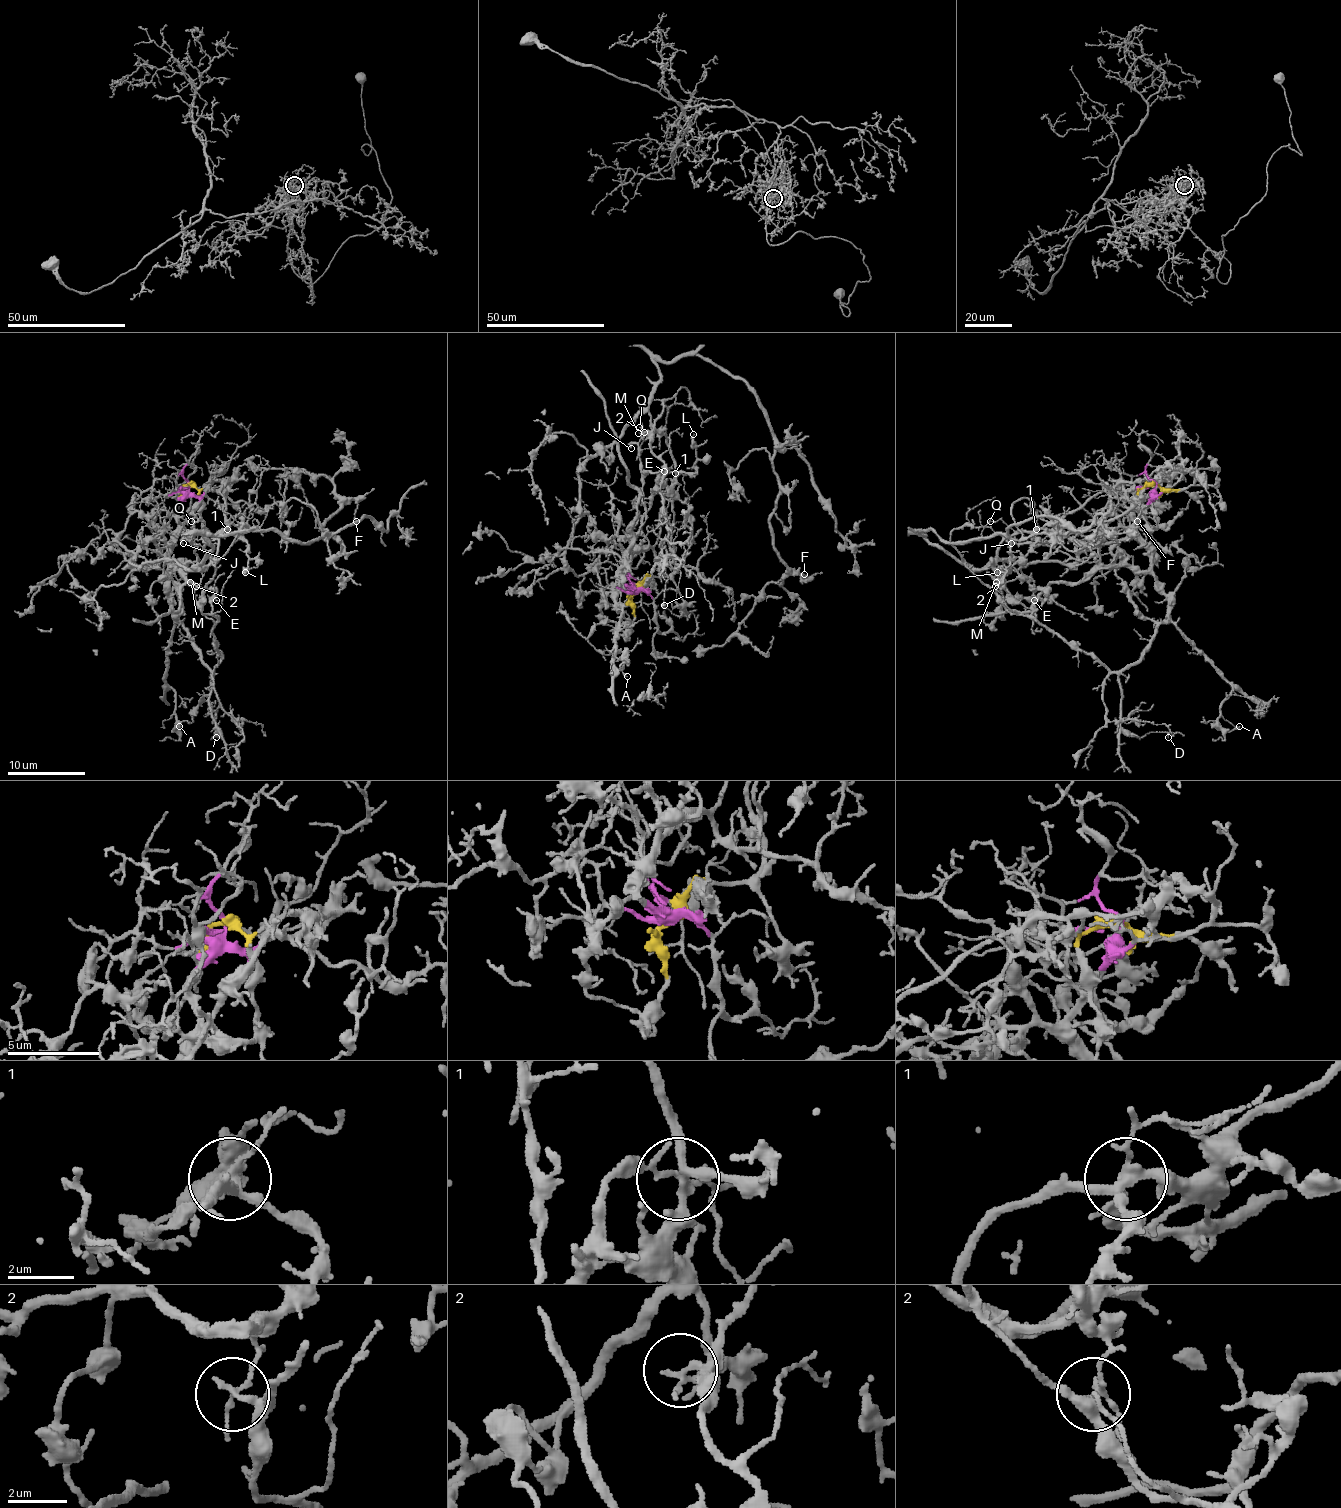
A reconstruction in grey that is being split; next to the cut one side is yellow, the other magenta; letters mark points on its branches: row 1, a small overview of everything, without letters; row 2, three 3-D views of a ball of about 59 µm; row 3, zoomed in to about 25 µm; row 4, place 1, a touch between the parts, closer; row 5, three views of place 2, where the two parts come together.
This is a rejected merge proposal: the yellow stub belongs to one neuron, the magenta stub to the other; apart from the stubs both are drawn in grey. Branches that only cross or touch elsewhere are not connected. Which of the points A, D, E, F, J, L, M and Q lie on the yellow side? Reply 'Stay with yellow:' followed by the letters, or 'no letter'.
Stay with yellow: F, L

